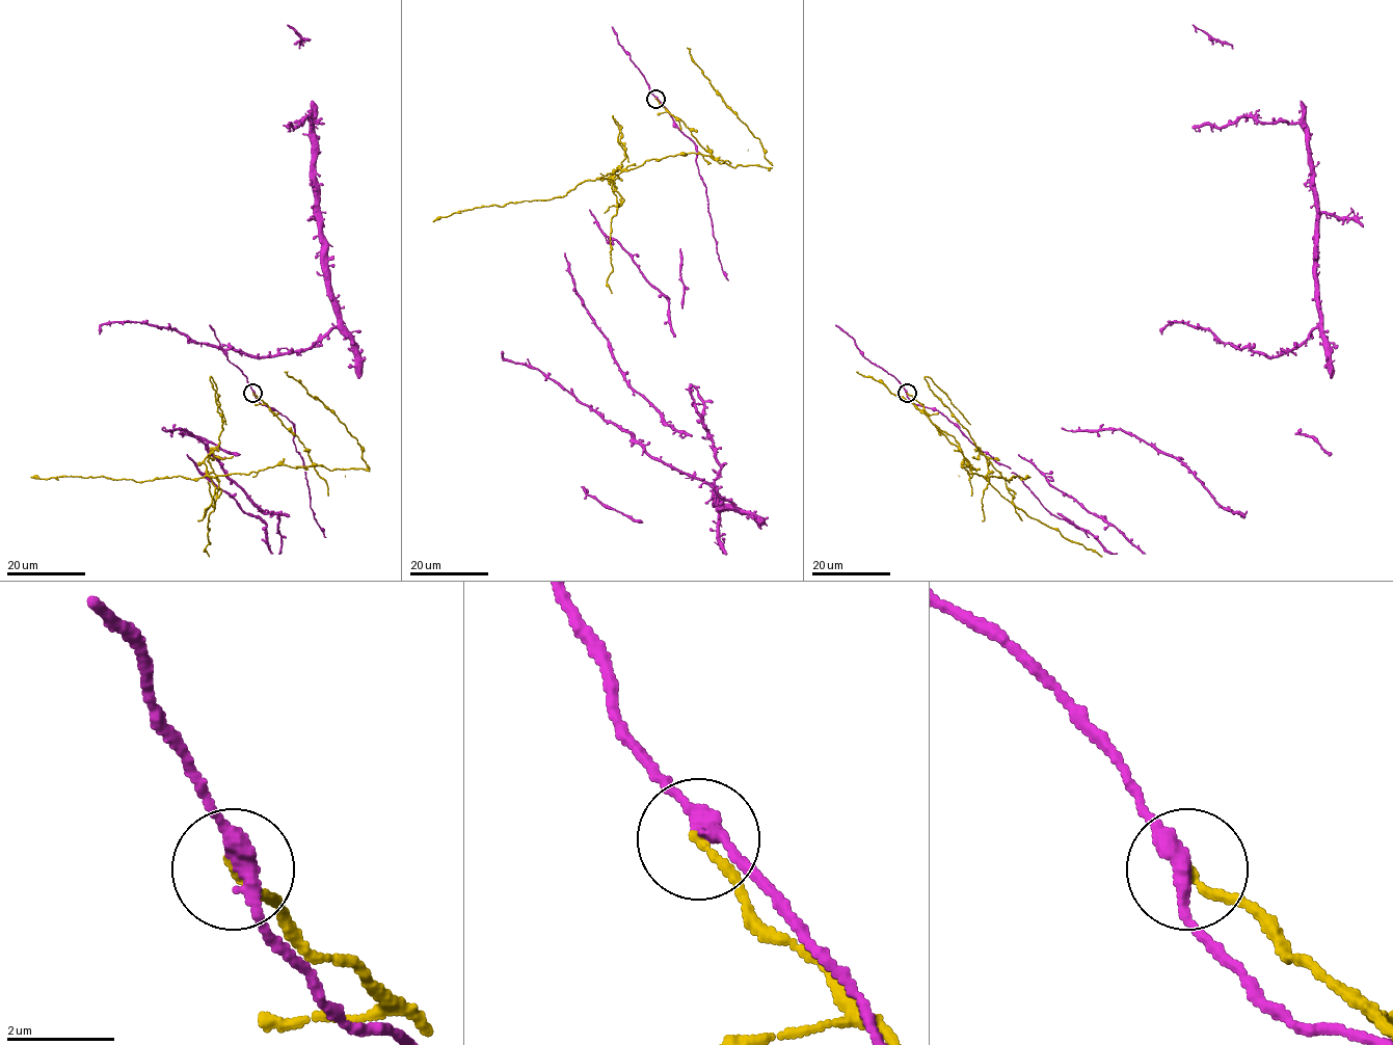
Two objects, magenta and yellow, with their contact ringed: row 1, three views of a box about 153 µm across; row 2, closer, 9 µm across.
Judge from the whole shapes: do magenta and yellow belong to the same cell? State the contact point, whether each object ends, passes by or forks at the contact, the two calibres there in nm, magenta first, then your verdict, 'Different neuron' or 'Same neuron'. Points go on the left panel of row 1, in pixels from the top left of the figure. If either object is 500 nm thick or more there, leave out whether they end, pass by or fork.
Place: (252, 393). At the ring magenta passes by. At the ring yellow ends. Thickness 320 nm (magenta) against 170 nm. Different neuron

